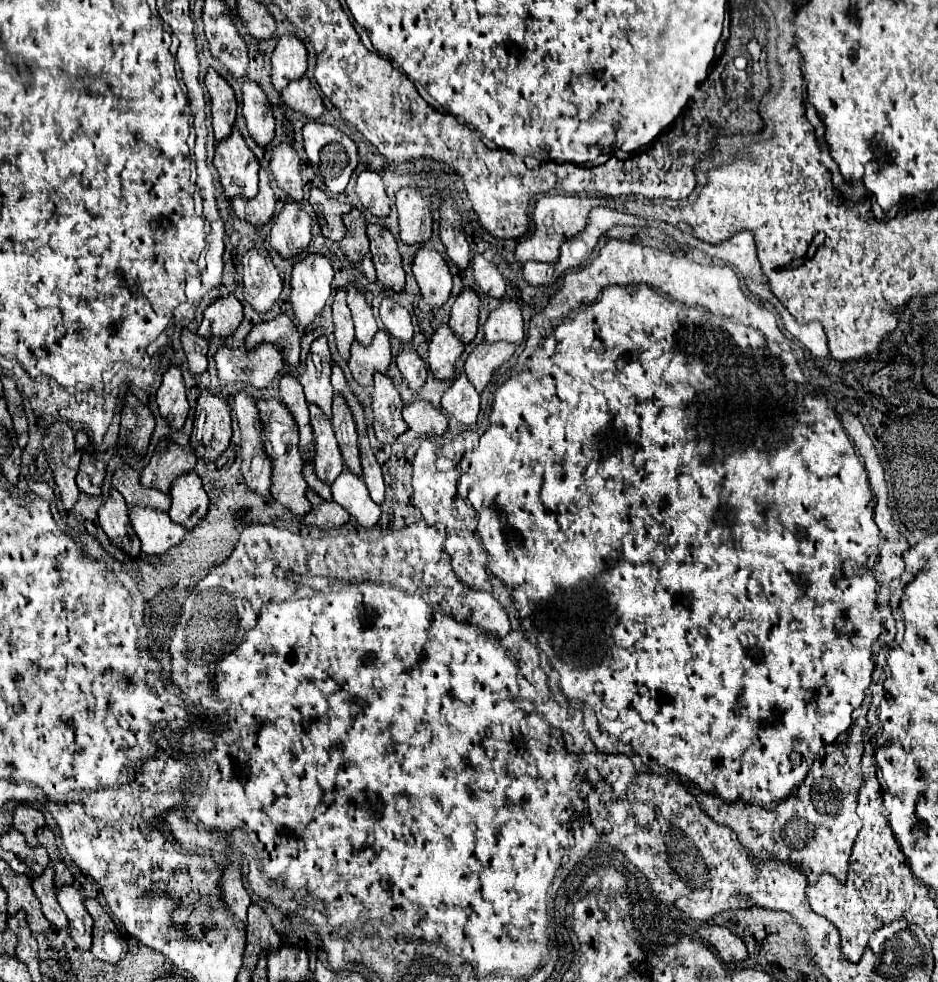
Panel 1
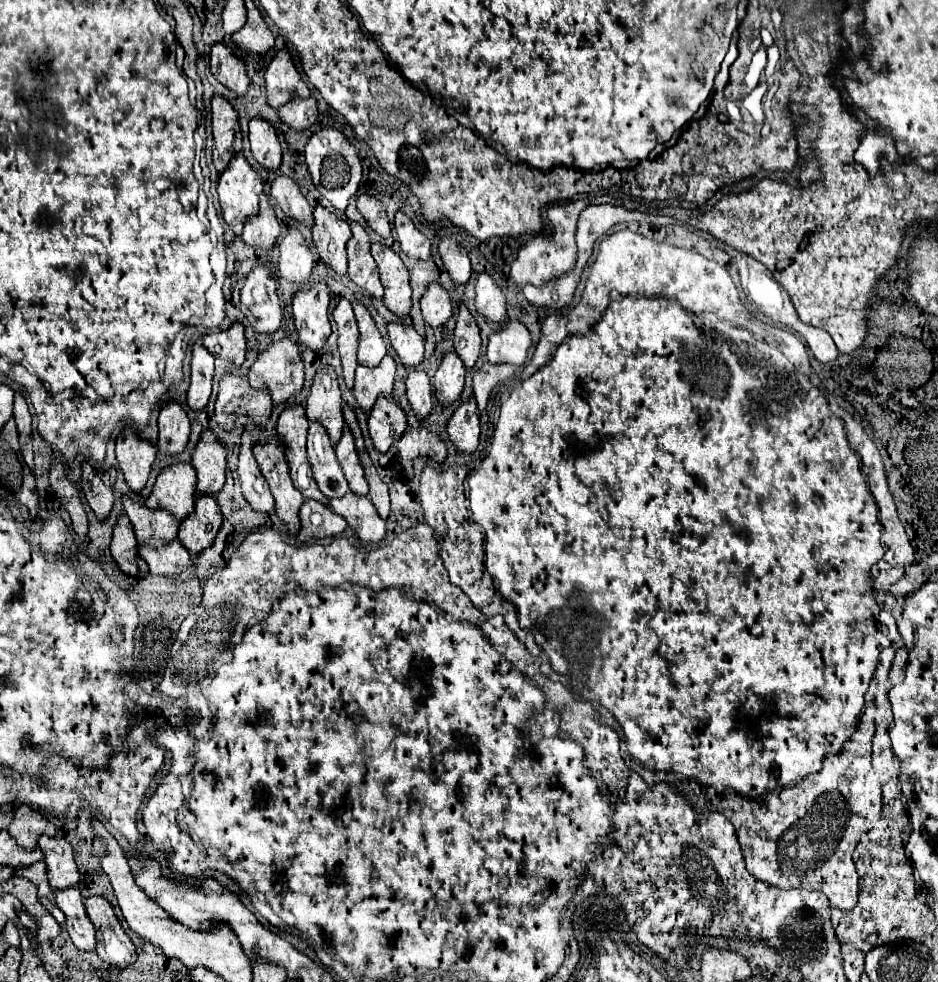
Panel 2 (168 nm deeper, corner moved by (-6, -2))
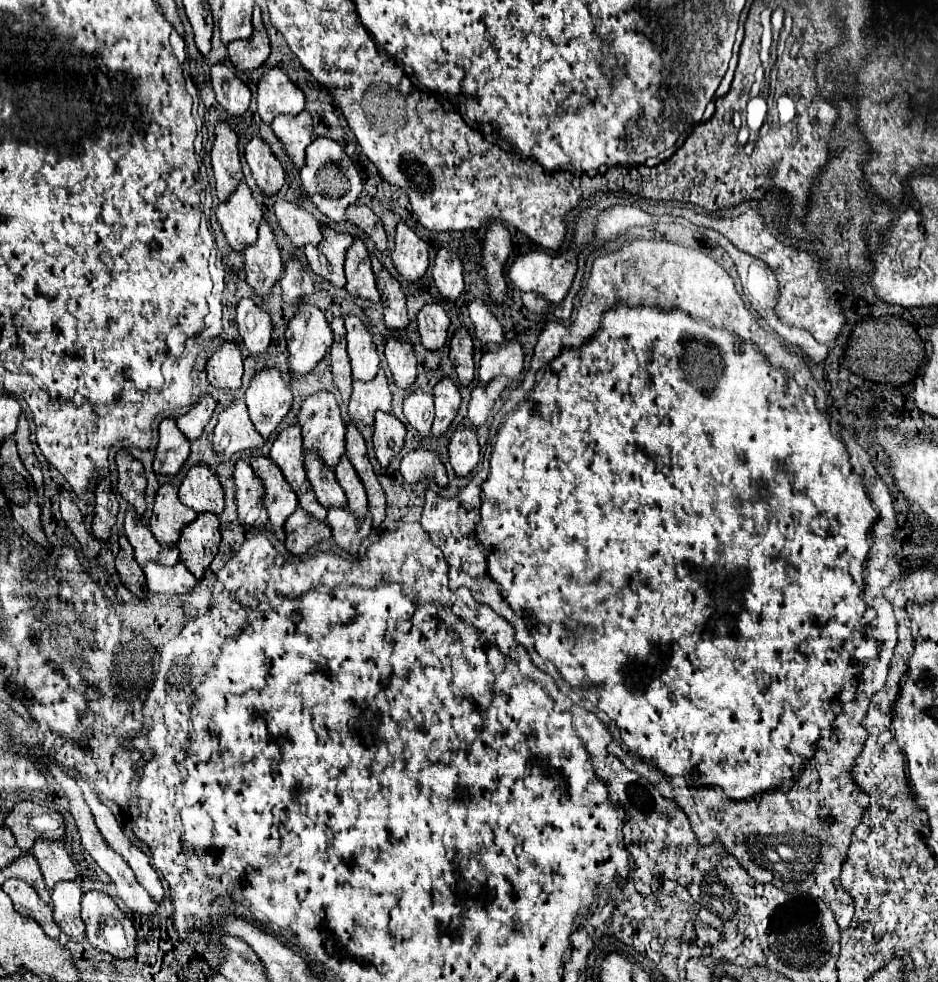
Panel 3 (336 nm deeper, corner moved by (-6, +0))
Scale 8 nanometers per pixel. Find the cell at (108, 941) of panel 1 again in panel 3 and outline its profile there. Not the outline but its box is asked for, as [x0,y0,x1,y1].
[82,891,136,959]

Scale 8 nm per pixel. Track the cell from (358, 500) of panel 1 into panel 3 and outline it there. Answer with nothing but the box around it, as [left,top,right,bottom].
[326,509,372,555]

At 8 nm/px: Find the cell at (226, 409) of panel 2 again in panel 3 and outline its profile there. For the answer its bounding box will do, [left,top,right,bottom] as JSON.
[212,399,266,461]

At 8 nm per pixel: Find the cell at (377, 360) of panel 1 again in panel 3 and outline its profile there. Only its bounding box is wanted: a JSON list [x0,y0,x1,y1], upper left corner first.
[348,369,392,427]

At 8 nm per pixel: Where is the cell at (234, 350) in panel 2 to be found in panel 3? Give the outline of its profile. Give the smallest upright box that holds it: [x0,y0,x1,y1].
[206,343,242,389]

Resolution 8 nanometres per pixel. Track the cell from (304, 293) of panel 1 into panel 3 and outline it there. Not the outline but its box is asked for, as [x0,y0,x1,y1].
[284,305,332,377]

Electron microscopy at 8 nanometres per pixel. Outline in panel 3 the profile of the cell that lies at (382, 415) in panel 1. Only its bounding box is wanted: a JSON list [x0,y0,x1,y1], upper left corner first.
[374,413,406,467]

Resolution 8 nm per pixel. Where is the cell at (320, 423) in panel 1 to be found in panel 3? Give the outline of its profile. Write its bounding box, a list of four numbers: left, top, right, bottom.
[304,455,346,509]

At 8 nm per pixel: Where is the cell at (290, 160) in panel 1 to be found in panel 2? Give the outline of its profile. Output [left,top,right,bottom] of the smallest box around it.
[270,175,314,225]

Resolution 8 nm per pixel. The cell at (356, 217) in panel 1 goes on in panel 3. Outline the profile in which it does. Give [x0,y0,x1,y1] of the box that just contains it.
[346,239,380,301]

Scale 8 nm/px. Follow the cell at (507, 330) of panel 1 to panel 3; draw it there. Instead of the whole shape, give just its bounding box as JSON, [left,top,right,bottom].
[478,343,524,383]

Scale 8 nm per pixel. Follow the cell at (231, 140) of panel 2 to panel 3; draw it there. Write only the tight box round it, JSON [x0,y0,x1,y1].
[212,121,242,203]

